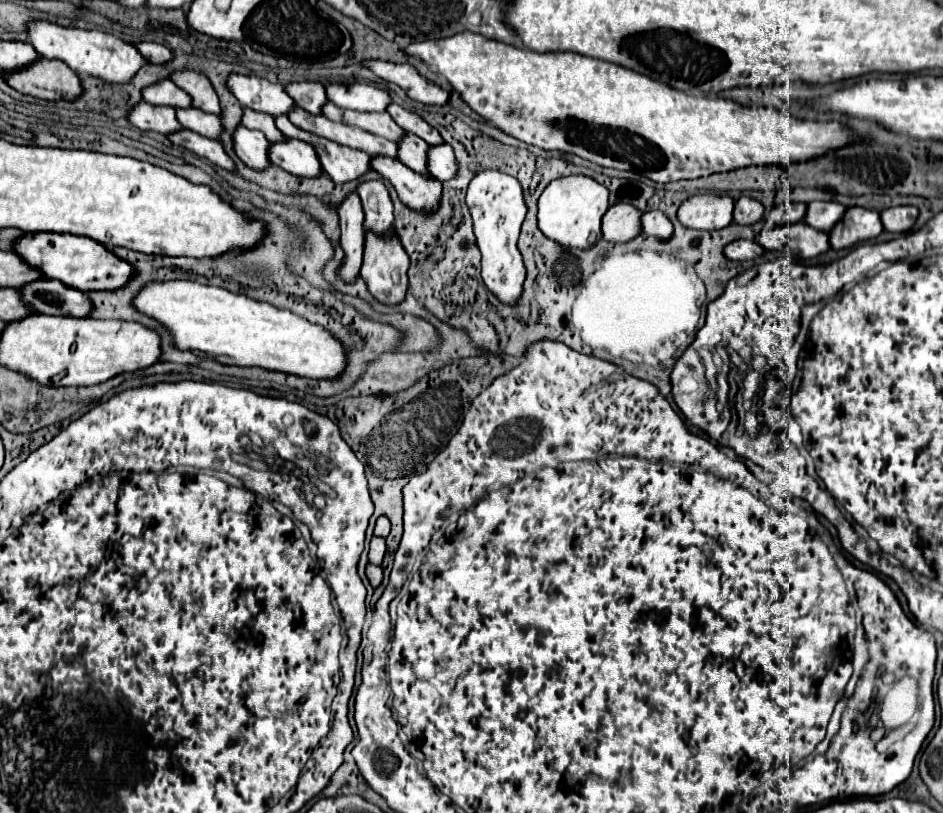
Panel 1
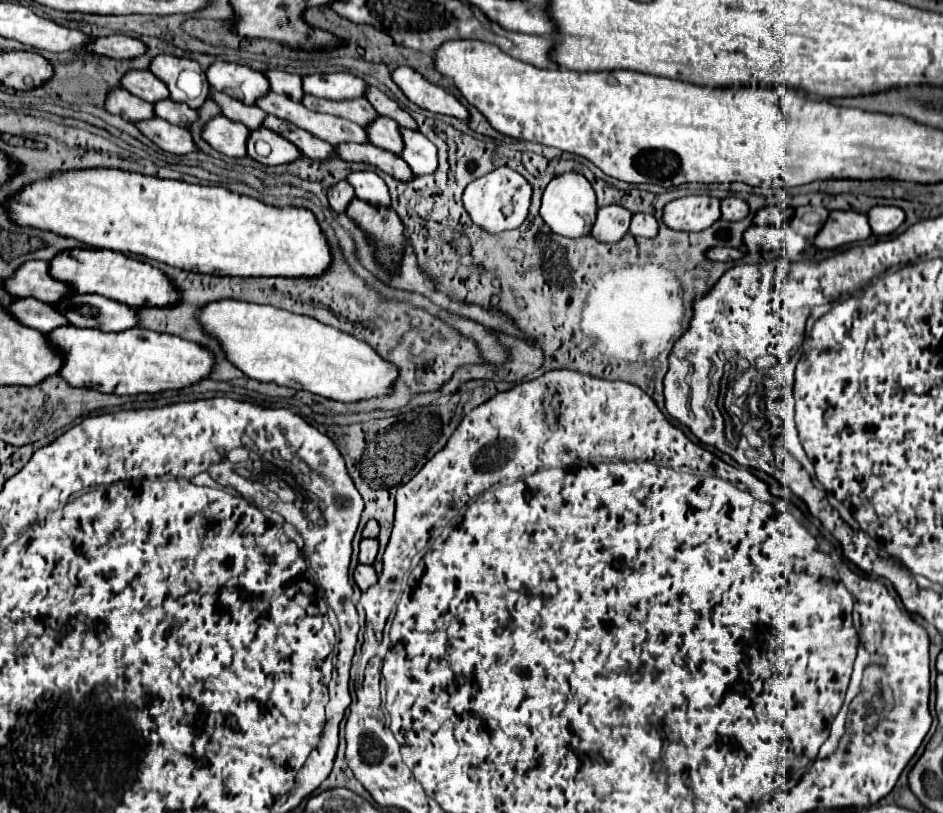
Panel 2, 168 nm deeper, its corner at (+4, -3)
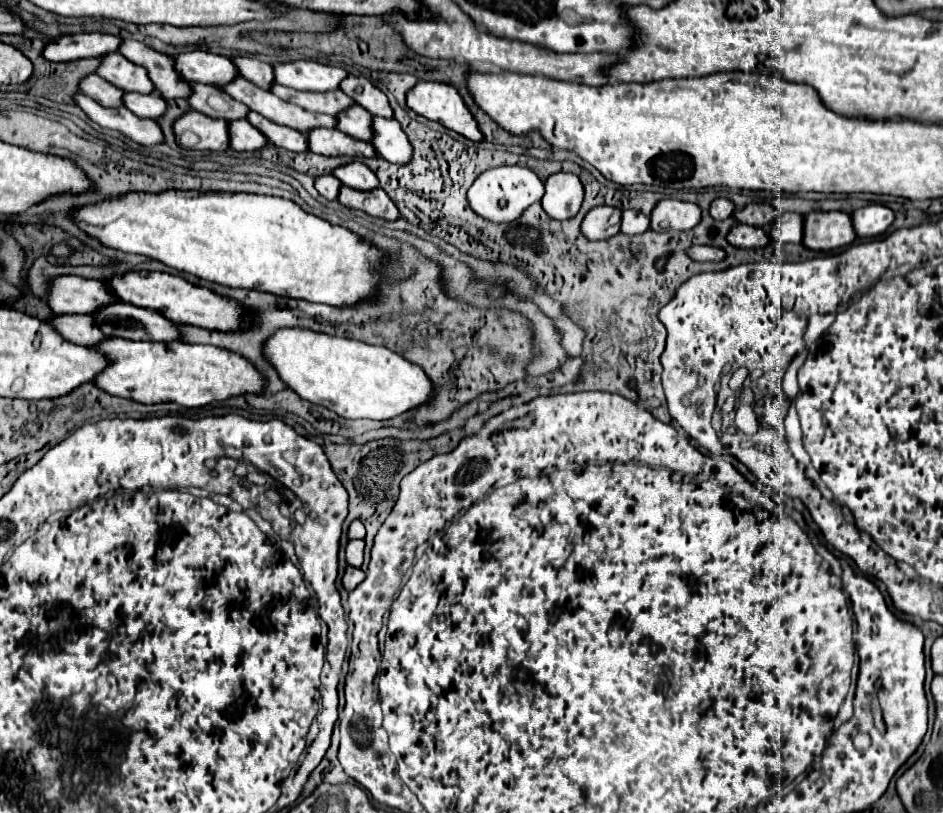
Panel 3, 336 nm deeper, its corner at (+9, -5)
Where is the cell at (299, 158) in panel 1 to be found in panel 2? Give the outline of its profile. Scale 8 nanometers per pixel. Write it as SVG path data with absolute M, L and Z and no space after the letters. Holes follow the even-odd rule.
M260 128L260 130L250 132L250 136L248 136L248 156L262 162L264 166L278 166L278 164L288 164L288 162L296 160L300 156L300 150L294 144L290 144L286 138L282 138L280 134L274 134L268 128ZM258 140L262 140L270 146L270 152L266 156L260 156L256 152L254 144Z

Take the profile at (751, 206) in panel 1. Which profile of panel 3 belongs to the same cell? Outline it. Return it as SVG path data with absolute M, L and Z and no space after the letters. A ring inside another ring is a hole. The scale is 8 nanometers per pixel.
M717 198L711 202L711 208L709 208L709 214L715 218L715 220L727 220L735 210L735 204L727 198Z

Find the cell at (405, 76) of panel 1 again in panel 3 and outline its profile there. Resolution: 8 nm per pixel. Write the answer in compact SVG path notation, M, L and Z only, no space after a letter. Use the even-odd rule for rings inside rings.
M417 82L407 92L407 106L419 116L435 120L469 140L483 140L483 134L479 132L475 118L471 116L471 112L467 110L461 96L455 92L451 84Z

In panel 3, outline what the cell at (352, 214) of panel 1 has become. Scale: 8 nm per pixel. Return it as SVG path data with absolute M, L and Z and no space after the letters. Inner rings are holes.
M319 176L317 180L315 180L315 188L317 188L317 192L323 196L323 198L327 198L327 200L337 200L337 196L339 196L339 188L341 188L341 182L335 178L335 176Z

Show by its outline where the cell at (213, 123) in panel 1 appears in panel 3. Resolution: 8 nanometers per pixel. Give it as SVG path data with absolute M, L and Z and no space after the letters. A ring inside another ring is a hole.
M127 92L125 94L125 108L133 110L133 114L137 114L139 118L161 118L167 110L167 102L165 98L161 98L159 94L137 94L137 92Z

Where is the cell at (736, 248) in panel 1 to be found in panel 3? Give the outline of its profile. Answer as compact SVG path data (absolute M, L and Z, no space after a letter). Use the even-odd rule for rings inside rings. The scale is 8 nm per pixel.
M695 246L695 248L691 248L689 256L697 262L719 262L725 258L725 250L711 248L711 246Z

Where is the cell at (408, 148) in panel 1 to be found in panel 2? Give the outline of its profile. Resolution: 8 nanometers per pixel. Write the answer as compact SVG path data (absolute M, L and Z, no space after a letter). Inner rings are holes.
M378 116L376 122L372 122L372 126L364 128L368 134L368 140L384 150L390 150L394 154L400 154L404 150L404 142L398 130L398 124L392 118L386 116Z

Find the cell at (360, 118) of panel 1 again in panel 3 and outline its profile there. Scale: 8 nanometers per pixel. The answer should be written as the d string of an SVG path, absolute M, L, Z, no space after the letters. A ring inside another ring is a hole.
M275 84L275 88L271 88L271 92L275 92L279 98L293 102L309 112L321 112L321 114L331 114L331 116L337 116L355 104L355 100L351 100L341 90L335 90L335 92L299 92L299 90L291 90L287 86Z

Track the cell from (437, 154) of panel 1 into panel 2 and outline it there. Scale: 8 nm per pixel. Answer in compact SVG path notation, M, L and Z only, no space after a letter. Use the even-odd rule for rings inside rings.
M400 128L400 134L404 136L404 152L400 156L410 166L410 170L416 176L432 174L438 168L436 146L418 130Z

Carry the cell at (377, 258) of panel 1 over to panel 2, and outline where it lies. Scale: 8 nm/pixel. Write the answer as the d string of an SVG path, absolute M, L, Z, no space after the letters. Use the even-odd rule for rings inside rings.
M352 198L346 214L378 244L376 260L390 268L400 262L400 252L404 248L404 226L392 206L368 206L368 202L360 202L360 198Z

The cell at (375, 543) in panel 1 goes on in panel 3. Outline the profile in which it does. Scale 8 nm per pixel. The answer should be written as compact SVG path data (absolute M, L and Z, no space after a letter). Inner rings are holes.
M351 540L347 546L347 564L359 568L363 564L363 548L365 548L363 540Z

